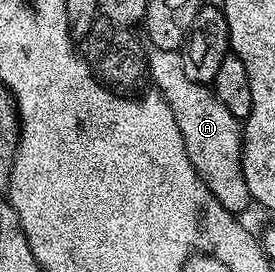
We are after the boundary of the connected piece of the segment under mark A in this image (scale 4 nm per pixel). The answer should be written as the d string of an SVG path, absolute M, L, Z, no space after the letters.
M149 44L145 48L145 62L148 79L153 79L152 87L165 99L167 106L171 106L171 114L175 114L179 134L183 134L187 158L191 158L197 177L205 183L207 190L211 190L211 194L215 194L215 198L219 198L222 207L241 214L251 204L241 165L242 125L235 114L219 102L212 87L187 78L180 51L159 50L159 46Z

